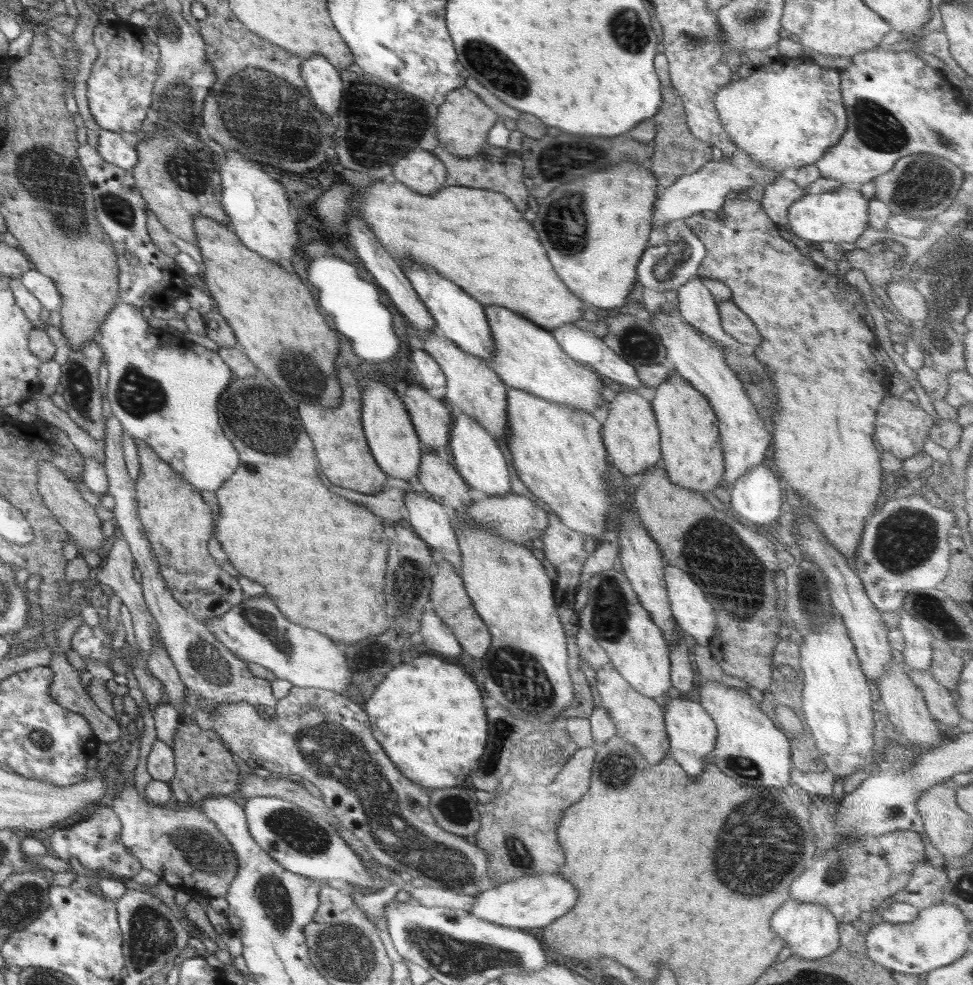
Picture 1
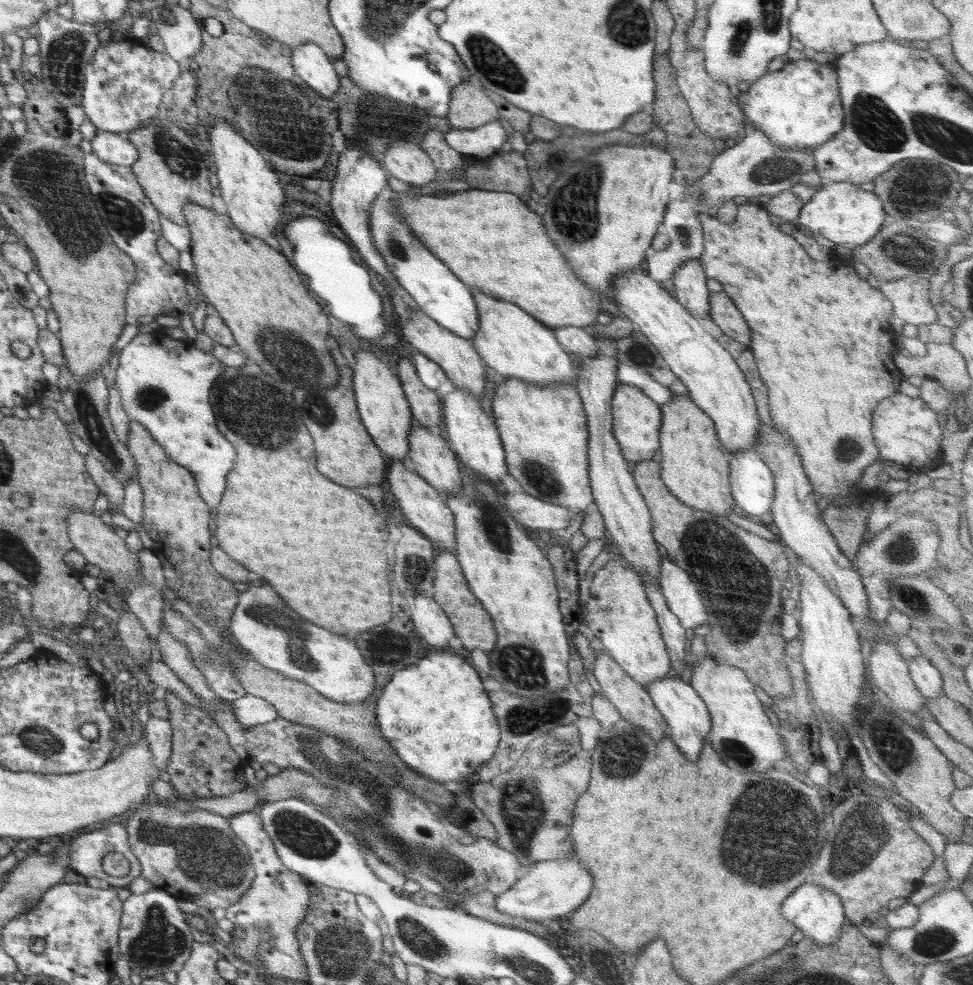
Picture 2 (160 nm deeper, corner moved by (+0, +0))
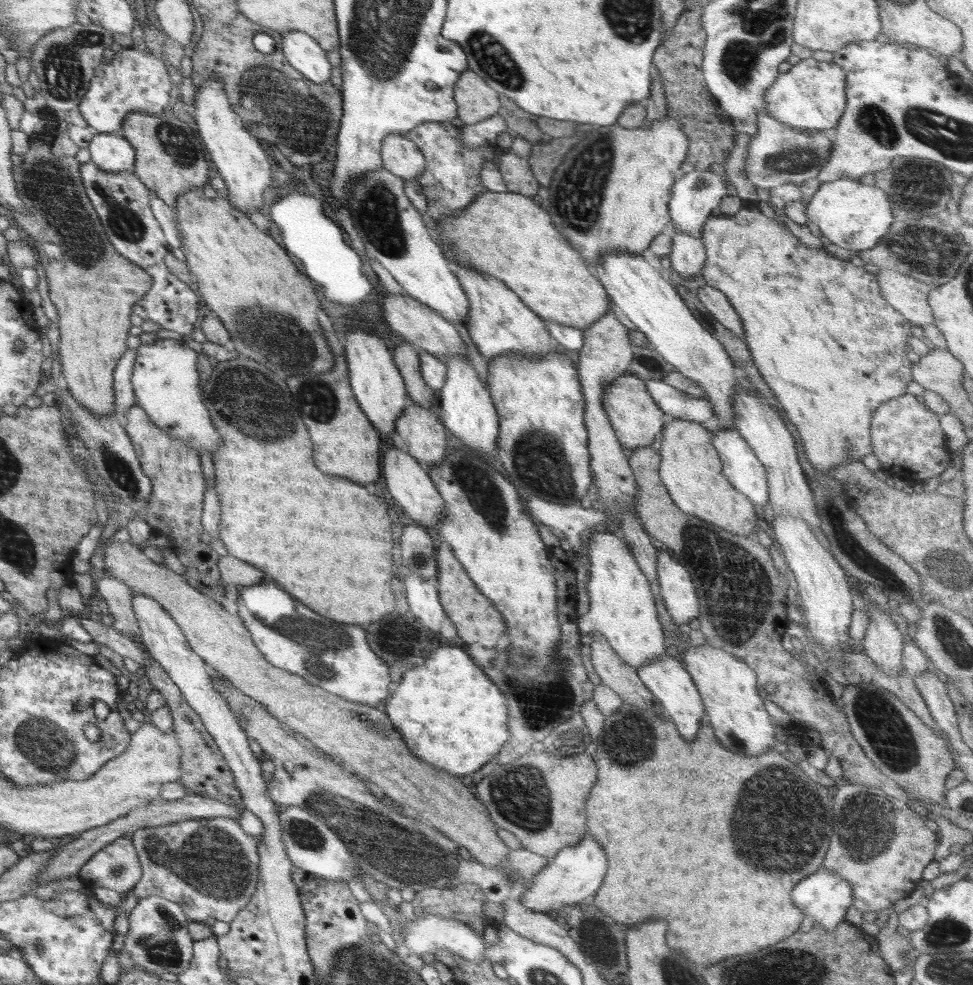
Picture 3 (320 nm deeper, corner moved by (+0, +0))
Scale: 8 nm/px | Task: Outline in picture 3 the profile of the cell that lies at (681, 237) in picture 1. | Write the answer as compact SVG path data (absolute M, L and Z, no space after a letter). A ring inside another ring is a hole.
M694 170L690 174L682 175L681 178L675 180L669 201L670 220L674 230L693 237L700 237L704 222L713 213L716 213L720 200L727 195L727 182L722 176L714 174L711 170Z

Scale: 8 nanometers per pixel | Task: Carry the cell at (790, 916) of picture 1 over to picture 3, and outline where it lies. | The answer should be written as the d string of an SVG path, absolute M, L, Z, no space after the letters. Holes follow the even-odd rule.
M818 870L796 884L790 898L806 919L834 931L845 921L848 907L853 903L852 885L836 873Z

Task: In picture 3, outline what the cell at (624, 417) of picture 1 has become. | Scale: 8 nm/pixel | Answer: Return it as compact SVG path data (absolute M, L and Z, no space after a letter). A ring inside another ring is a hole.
M624 373L604 388L602 404L604 412L614 429L618 441L632 451L638 447L650 446L656 435L663 432L664 411L654 402L645 382L638 375Z

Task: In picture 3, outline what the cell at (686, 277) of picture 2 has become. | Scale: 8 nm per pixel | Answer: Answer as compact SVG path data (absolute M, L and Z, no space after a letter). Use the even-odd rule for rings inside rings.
M677 230L672 235L669 252L672 270L678 272L683 283L689 284L689 277L701 272L705 263L705 246L701 237L682 234Z

